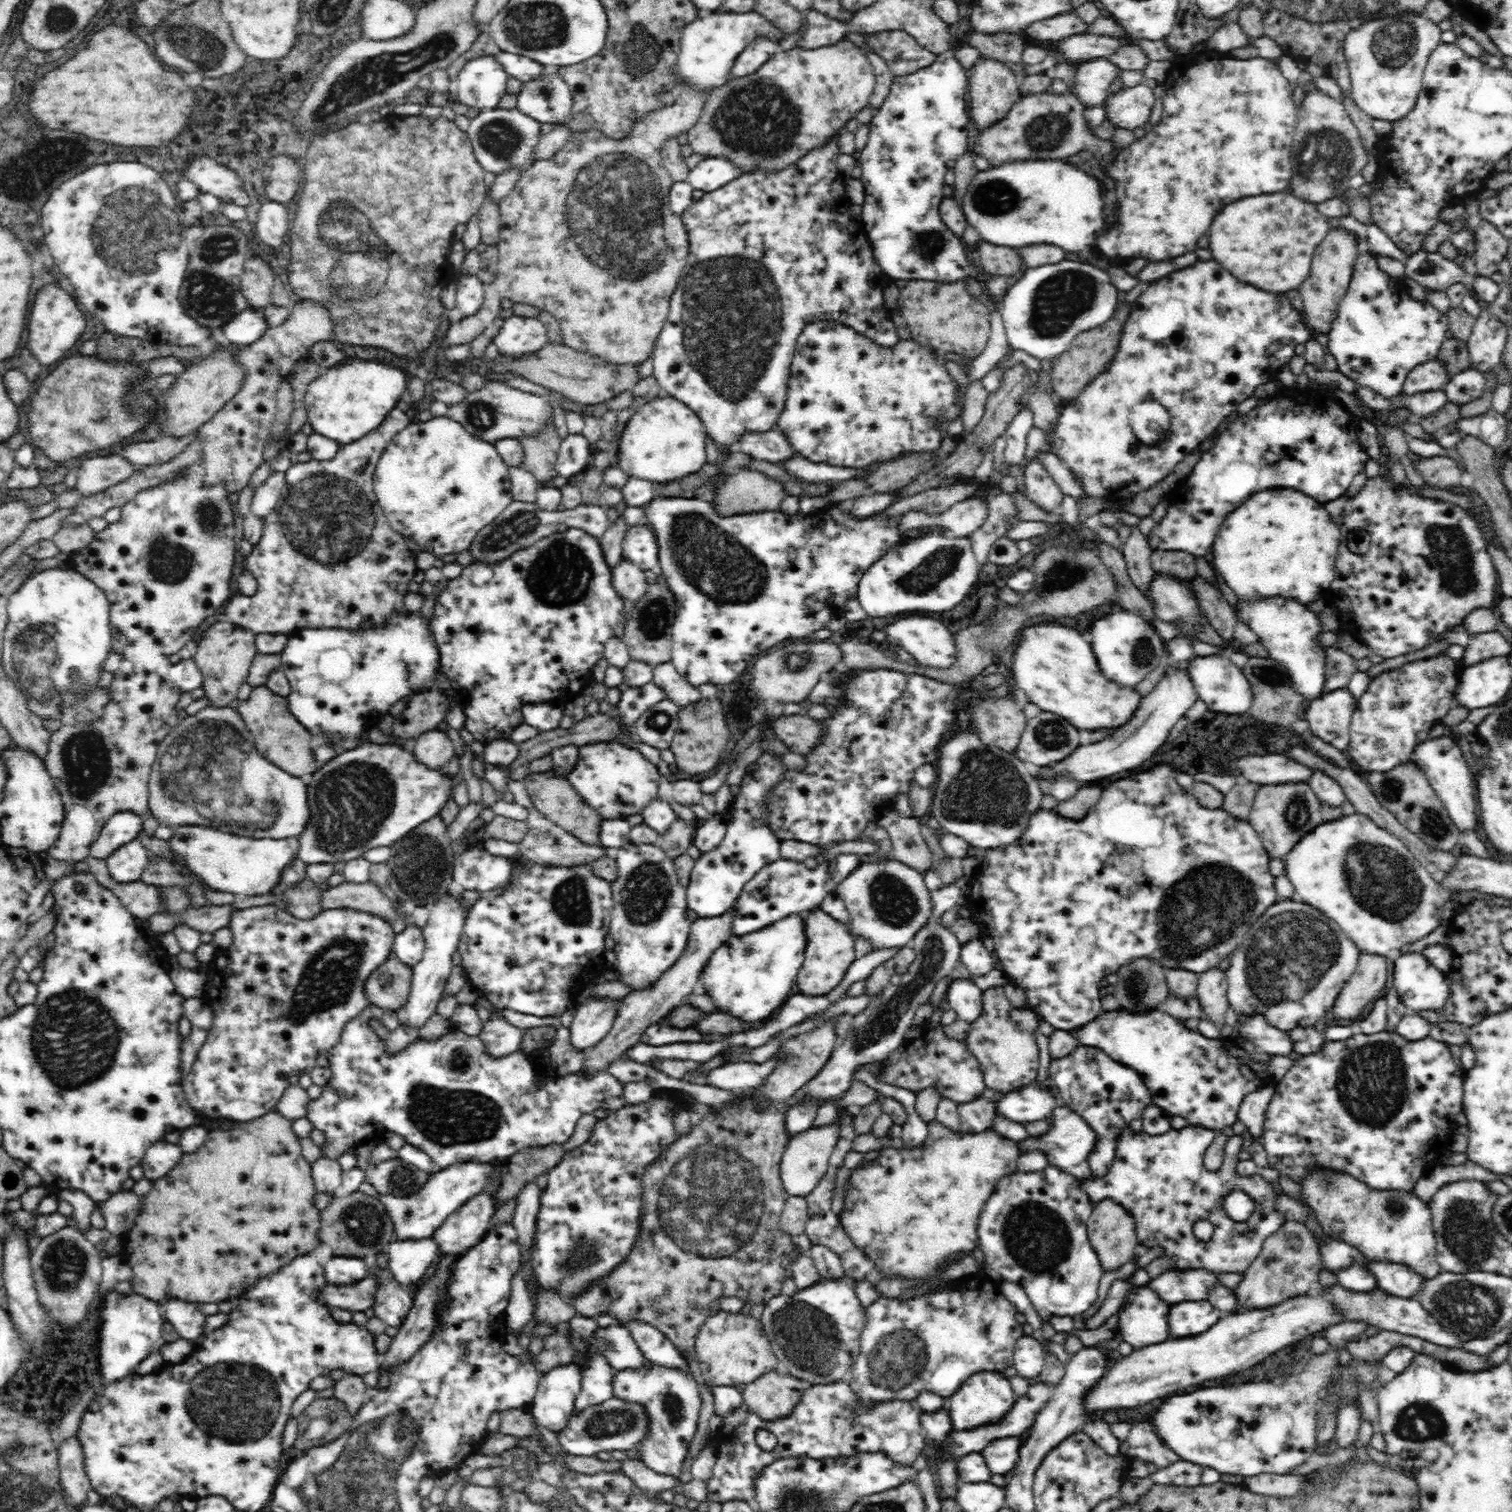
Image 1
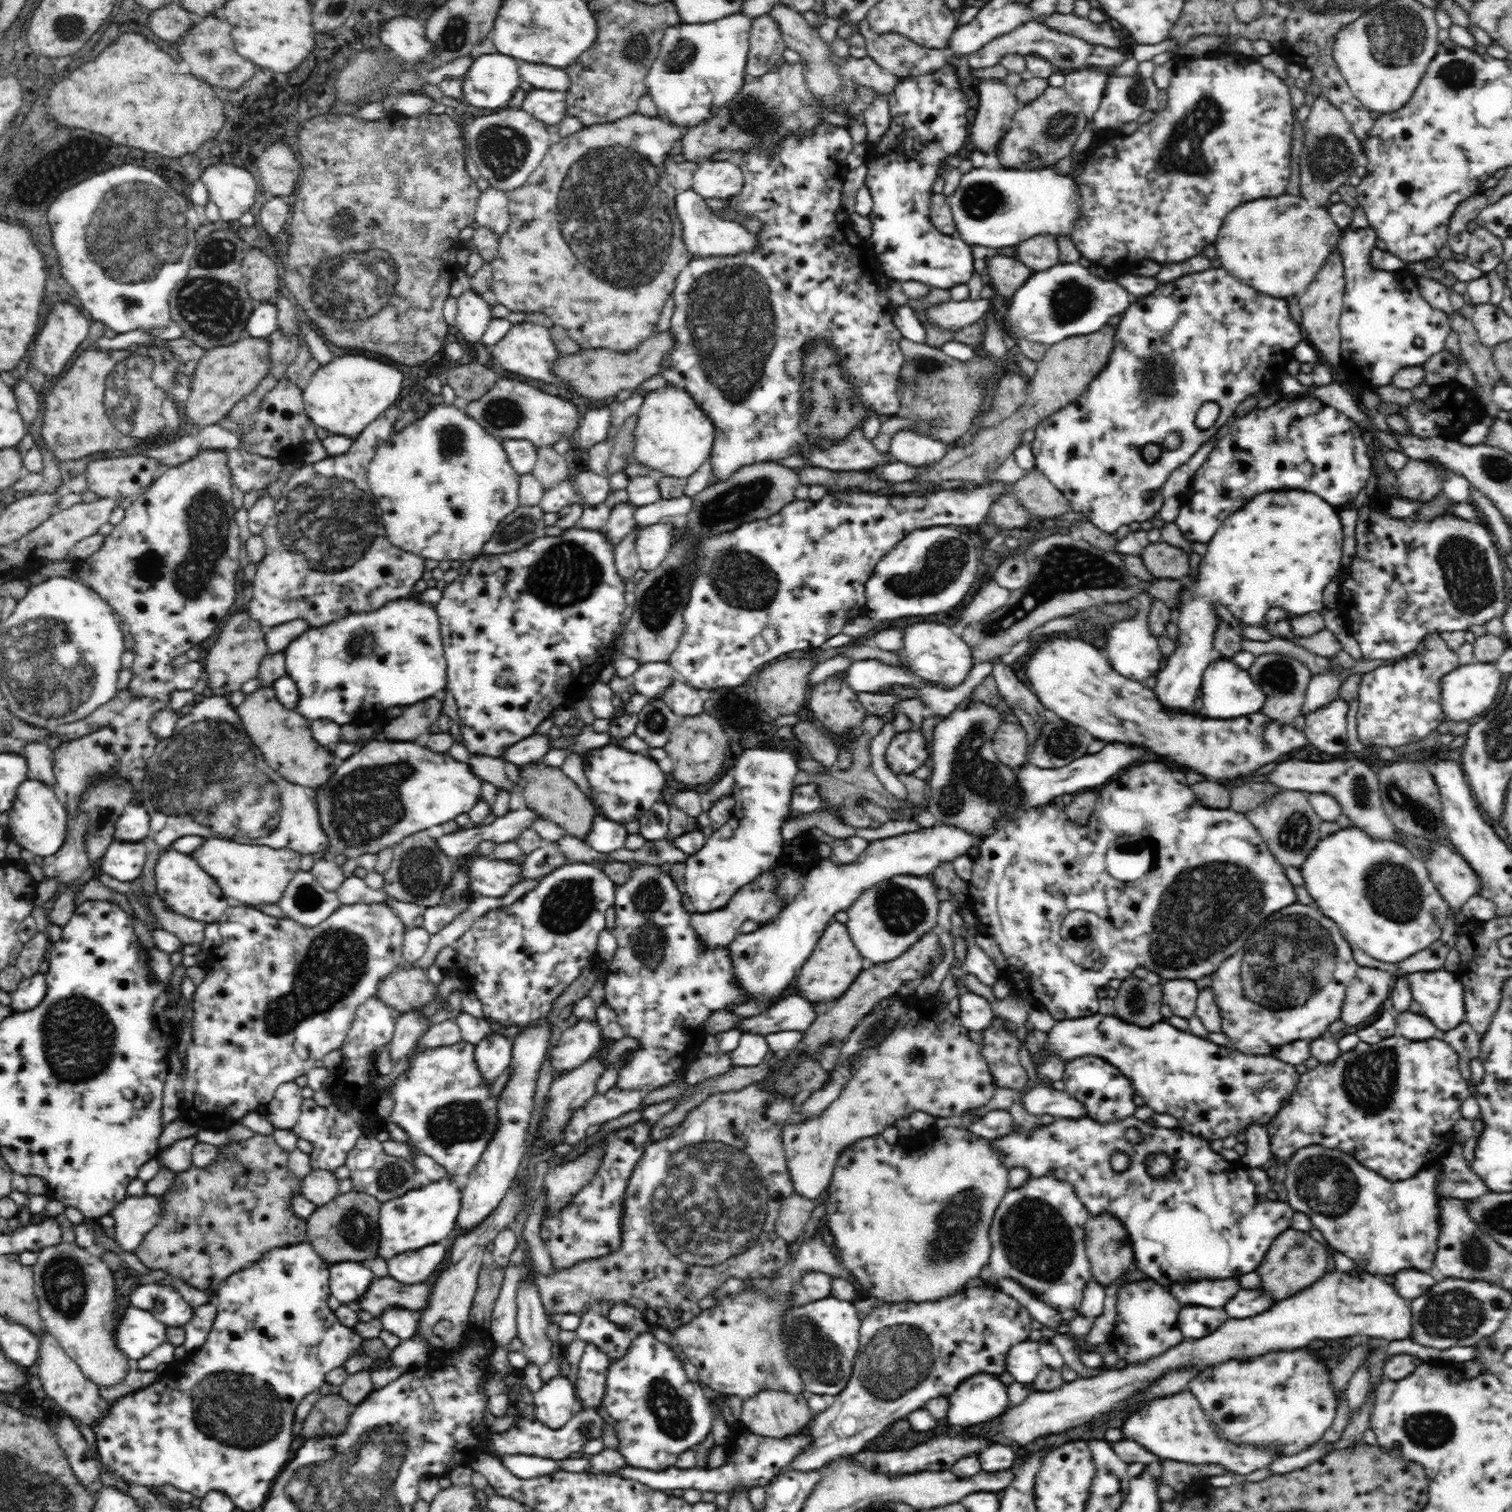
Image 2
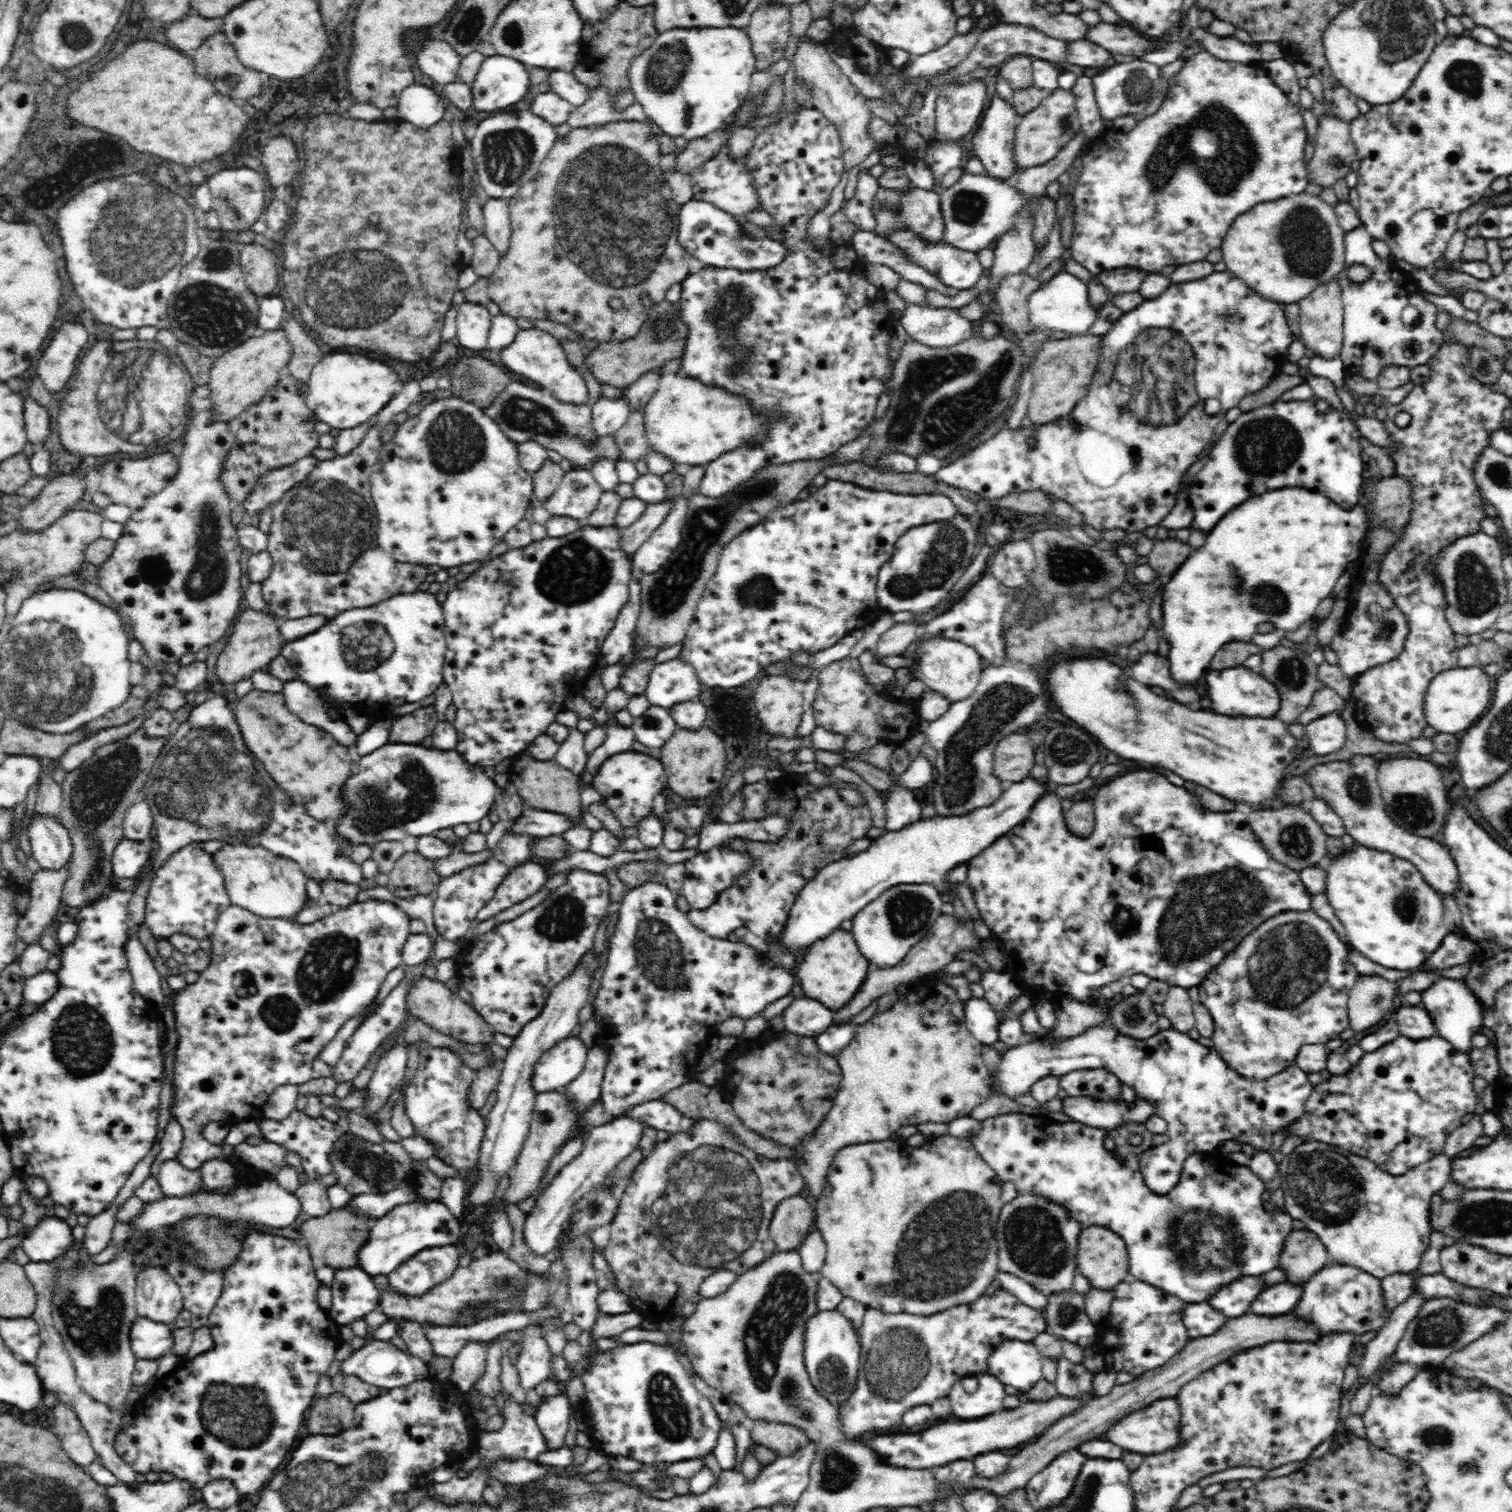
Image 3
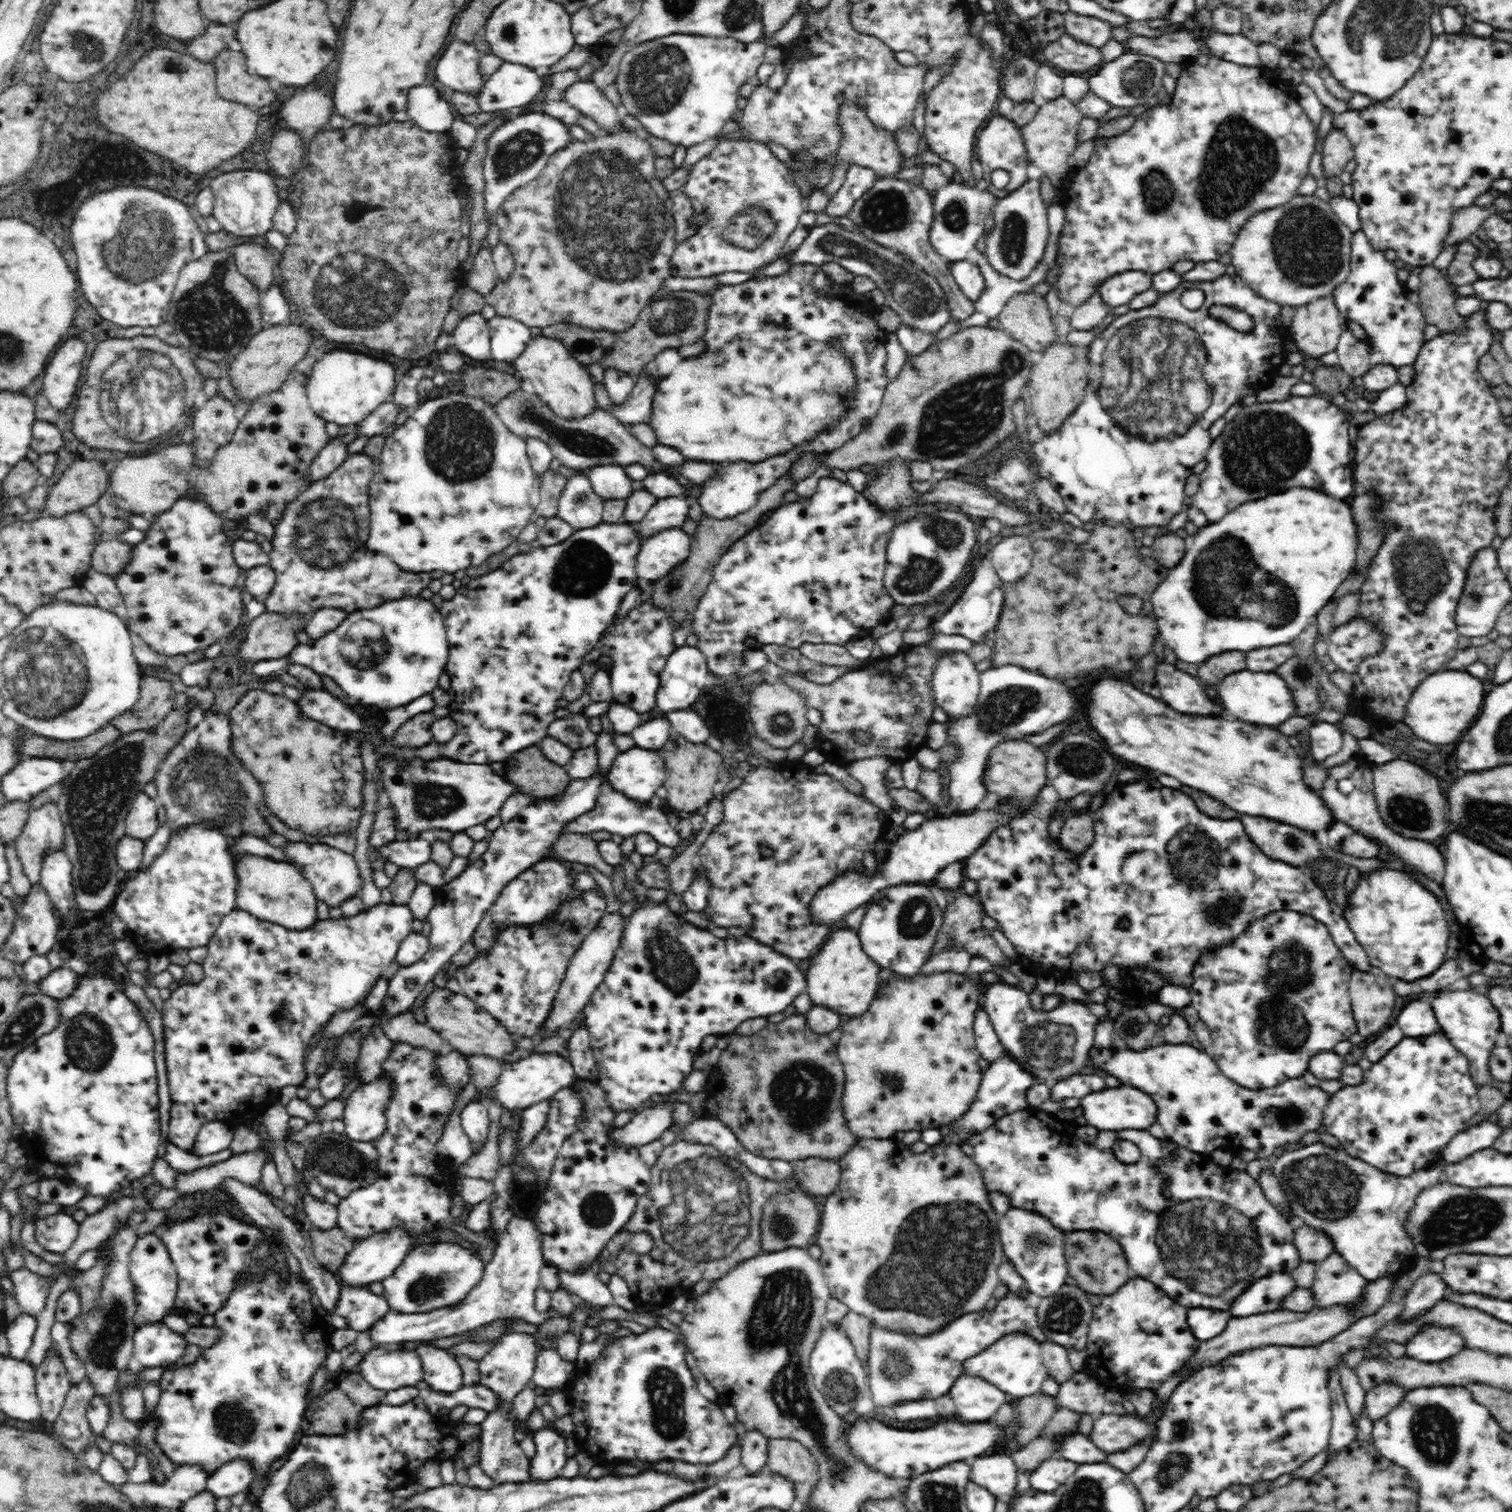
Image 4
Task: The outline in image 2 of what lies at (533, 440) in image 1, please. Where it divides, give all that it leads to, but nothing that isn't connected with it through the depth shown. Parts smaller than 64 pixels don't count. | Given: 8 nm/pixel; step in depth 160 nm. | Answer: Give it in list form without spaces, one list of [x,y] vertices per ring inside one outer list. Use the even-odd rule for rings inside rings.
[[[552,445],[537,447],[536,454],[536,462],[531,473],[542,483],[545,490],[570,478],[568,476],[570,460],[568,456],[558,454]]]

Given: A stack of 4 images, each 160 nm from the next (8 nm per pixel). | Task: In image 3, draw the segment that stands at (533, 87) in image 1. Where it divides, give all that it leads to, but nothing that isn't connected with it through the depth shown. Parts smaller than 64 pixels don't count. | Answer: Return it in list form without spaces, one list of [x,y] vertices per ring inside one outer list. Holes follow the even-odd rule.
[[[550,91],[546,93],[537,92],[535,97],[529,111],[543,118],[544,121],[552,124],[555,128],[564,124],[570,118],[573,105],[568,100],[561,98],[559,94]]]

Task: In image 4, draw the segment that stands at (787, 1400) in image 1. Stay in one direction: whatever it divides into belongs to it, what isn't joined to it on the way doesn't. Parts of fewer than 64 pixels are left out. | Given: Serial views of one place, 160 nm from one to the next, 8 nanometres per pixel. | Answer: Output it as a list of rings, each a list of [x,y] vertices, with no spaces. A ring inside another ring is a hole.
[[[771,1438],[767,1464],[772,1473],[782,1475],[796,1487],[795,1509],[806,1506],[811,1490],[819,1481],[819,1468],[814,1455],[794,1439]]]

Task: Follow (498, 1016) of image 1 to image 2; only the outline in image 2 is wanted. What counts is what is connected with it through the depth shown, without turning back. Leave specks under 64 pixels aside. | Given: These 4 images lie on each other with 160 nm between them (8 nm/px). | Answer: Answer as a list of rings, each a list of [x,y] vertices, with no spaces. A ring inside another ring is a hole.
[[[492,1030],[477,1042],[474,1055],[486,1081],[494,1082],[511,1066],[512,1048],[514,1048],[512,1039],[511,1036]]]

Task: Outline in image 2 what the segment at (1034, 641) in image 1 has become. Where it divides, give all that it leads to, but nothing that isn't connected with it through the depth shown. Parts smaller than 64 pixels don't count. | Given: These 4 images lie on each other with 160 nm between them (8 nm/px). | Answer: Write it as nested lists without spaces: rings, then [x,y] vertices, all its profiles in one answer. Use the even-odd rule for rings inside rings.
[[[1048,638],[1033,648],[1032,656],[1026,662],[1026,680],[1032,686],[1032,692],[1038,697],[1042,706],[1056,716],[1072,725],[1078,726],[1092,737],[1109,742],[1142,743],[1148,752],[1158,752],[1162,756],[1170,756],[1176,762],[1184,762],[1186,766],[1214,776],[1214,778],[1230,778],[1248,770],[1256,770],[1268,762],[1280,760],[1272,756],[1282,756],[1294,748],[1310,745],[1304,731],[1298,732],[1292,725],[1278,726],[1259,712],[1248,714],[1234,720],[1212,720],[1212,718],[1192,718],[1192,716],[1174,716],[1156,700],[1155,694],[1144,682],[1124,678],[1109,665],[1102,650],[1078,638]]]

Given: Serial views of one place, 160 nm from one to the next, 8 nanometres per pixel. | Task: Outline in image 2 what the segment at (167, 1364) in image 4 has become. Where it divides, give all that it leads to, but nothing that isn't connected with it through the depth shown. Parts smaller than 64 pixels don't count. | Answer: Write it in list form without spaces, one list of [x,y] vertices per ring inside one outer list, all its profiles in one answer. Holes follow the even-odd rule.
[[[129,1305],[115,1326],[116,1349],[127,1361],[140,1360],[167,1342],[166,1329],[149,1310]]]

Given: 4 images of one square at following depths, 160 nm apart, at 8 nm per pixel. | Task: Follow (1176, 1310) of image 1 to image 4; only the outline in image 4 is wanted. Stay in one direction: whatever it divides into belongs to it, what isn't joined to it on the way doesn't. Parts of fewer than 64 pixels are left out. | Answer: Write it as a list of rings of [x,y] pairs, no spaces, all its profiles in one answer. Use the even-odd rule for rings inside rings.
[[[1208,1308],[1187,1309],[1187,1323],[1190,1325],[1191,1334],[1201,1342],[1211,1340],[1214,1336],[1222,1334],[1230,1320],[1230,1314],[1220,1310]]]

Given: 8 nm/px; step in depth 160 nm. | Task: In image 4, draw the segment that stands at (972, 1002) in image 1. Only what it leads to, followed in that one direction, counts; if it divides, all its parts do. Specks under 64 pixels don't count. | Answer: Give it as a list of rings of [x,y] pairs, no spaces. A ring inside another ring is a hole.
[[[982,1006],[976,1011],[973,1029],[976,1046],[982,1059],[990,1064],[996,1062],[996,1060],[1006,1058],[1006,1051],[1000,1043],[1000,1039],[994,1034],[988,1013]]]

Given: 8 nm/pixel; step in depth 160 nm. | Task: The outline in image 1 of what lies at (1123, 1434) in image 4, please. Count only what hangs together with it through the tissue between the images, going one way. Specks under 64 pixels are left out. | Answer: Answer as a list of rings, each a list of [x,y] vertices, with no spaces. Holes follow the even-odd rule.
[[[1342,1319],[1325,1328],[1330,1348],[1315,1355],[1299,1374],[1286,1382],[1242,1380],[1218,1387],[1196,1388],[1192,1394],[1172,1396],[1154,1414],[1158,1437],[1166,1441],[1182,1460],[1210,1467],[1222,1474],[1242,1475],[1292,1474],[1316,1448],[1317,1409],[1320,1390],[1338,1362],[1338,1350],[1346,1342],[1363,1337],[1366,1319]]]

